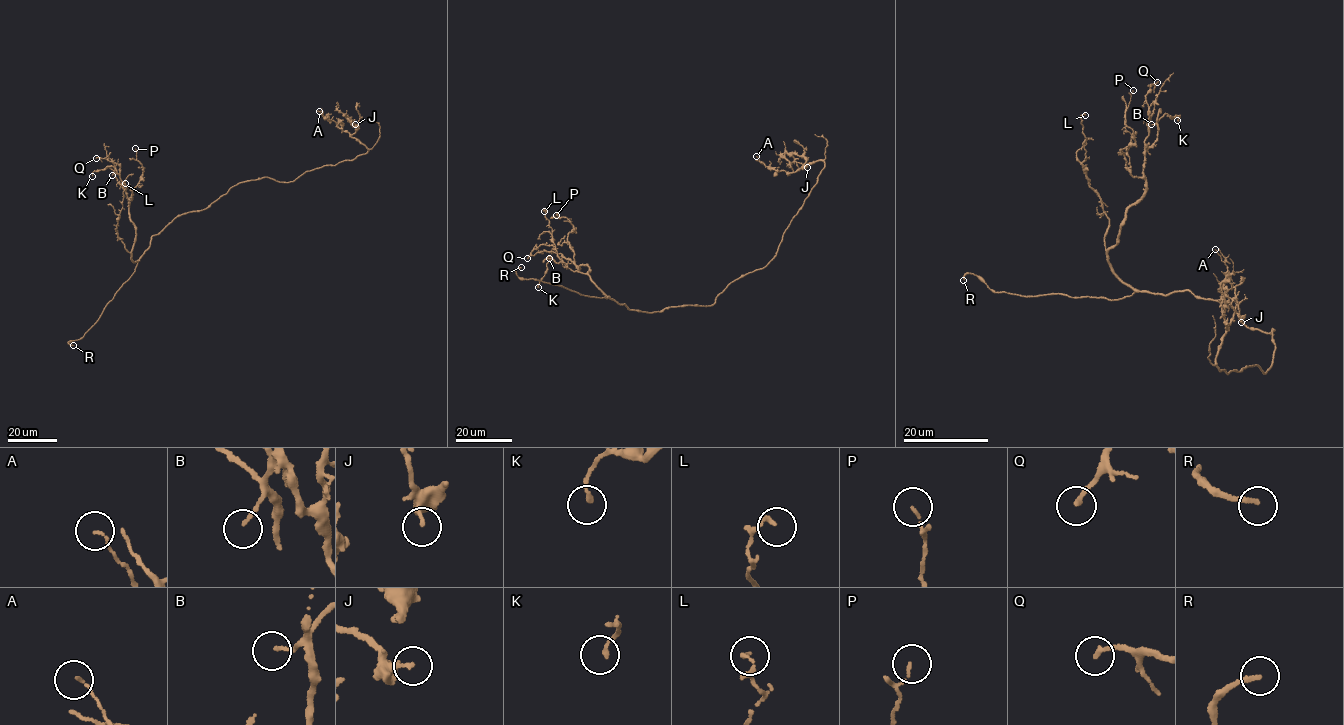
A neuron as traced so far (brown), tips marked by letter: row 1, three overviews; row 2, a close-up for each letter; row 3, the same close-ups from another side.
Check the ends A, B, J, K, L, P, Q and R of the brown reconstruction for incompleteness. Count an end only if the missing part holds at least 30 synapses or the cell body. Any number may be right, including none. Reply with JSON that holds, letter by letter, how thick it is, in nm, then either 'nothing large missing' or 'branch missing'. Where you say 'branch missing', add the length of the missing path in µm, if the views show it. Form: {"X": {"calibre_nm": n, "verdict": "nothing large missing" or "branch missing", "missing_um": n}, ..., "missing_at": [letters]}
{"A": {"calibre_nm": 90, "verdict": "nothing large missing"}, "B": {"calibre_nm": 120, "verdict": "nothing large missing"}, "J": {"calibre_nm": 200, "verdict": "nothing large missing"}, "K": {"calibre_nm": 140, "verdict": "nothing large missing"}, "L": {"calibre_nm": 120, "verdict": "nothing large missing"}, "P": {"calibre_nm": 80, "verdict": "nothing large missing"}, "Q": {"calibre_nm": 180, "verdict": "nothing large missing"}, "R": {"calibre_nm": 180, "verdict": "branch missing", "missing_um": 40}, "missing_at": ["R"]}

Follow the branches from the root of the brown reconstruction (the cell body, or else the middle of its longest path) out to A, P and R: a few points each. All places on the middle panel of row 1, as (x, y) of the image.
A: (696, 306), (713, 304), (730, 283), (769, 264), (824, 165), (821, 160), (789, 173), (768, 167), (756, 156)
P: (696, 306), (644, 312), (610, 298), (586, 264), (577, 268), (567, 240), (575, 231), (556, 215)
R: (696, 306), (654, 312), (631, 310), (610, 298), (583, 295), (536, 279), (522, 280), (516, 272), (521, 267)

